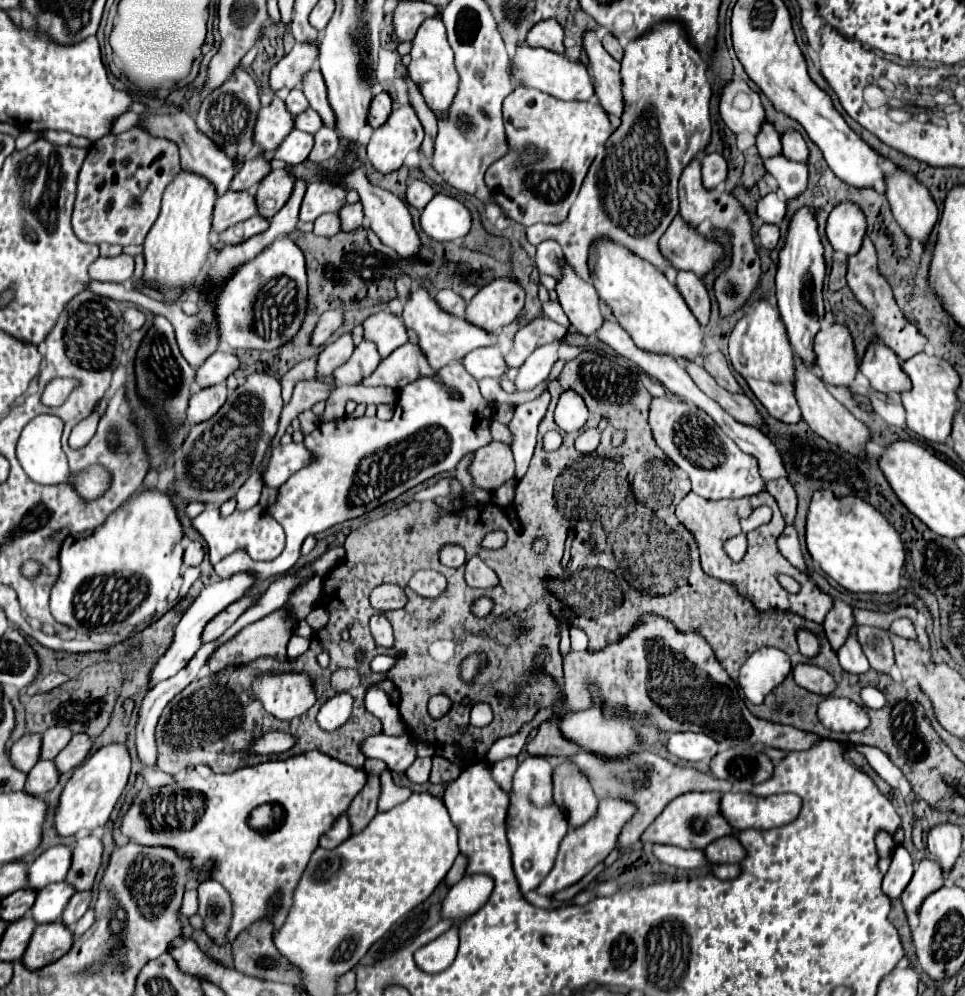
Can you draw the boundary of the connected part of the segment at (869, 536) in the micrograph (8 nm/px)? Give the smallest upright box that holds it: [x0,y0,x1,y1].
[806,490,906,594]

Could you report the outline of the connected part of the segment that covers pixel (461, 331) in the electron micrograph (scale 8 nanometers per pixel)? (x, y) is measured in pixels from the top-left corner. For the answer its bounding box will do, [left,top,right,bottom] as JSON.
[402,286,498,370]

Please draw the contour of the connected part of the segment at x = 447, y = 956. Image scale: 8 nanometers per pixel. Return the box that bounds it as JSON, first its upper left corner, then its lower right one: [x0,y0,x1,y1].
[414,928,458,974]

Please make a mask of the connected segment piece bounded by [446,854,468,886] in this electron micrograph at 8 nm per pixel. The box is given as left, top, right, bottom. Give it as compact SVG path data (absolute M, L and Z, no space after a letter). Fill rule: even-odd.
M460 854L458 858L456 858L456 862L454 862L454 866L450 868L450 872L448 872L448 876L446 876L446 882L450 884L450 886L454 886L464 874L466 874L466 856L464 854Z

